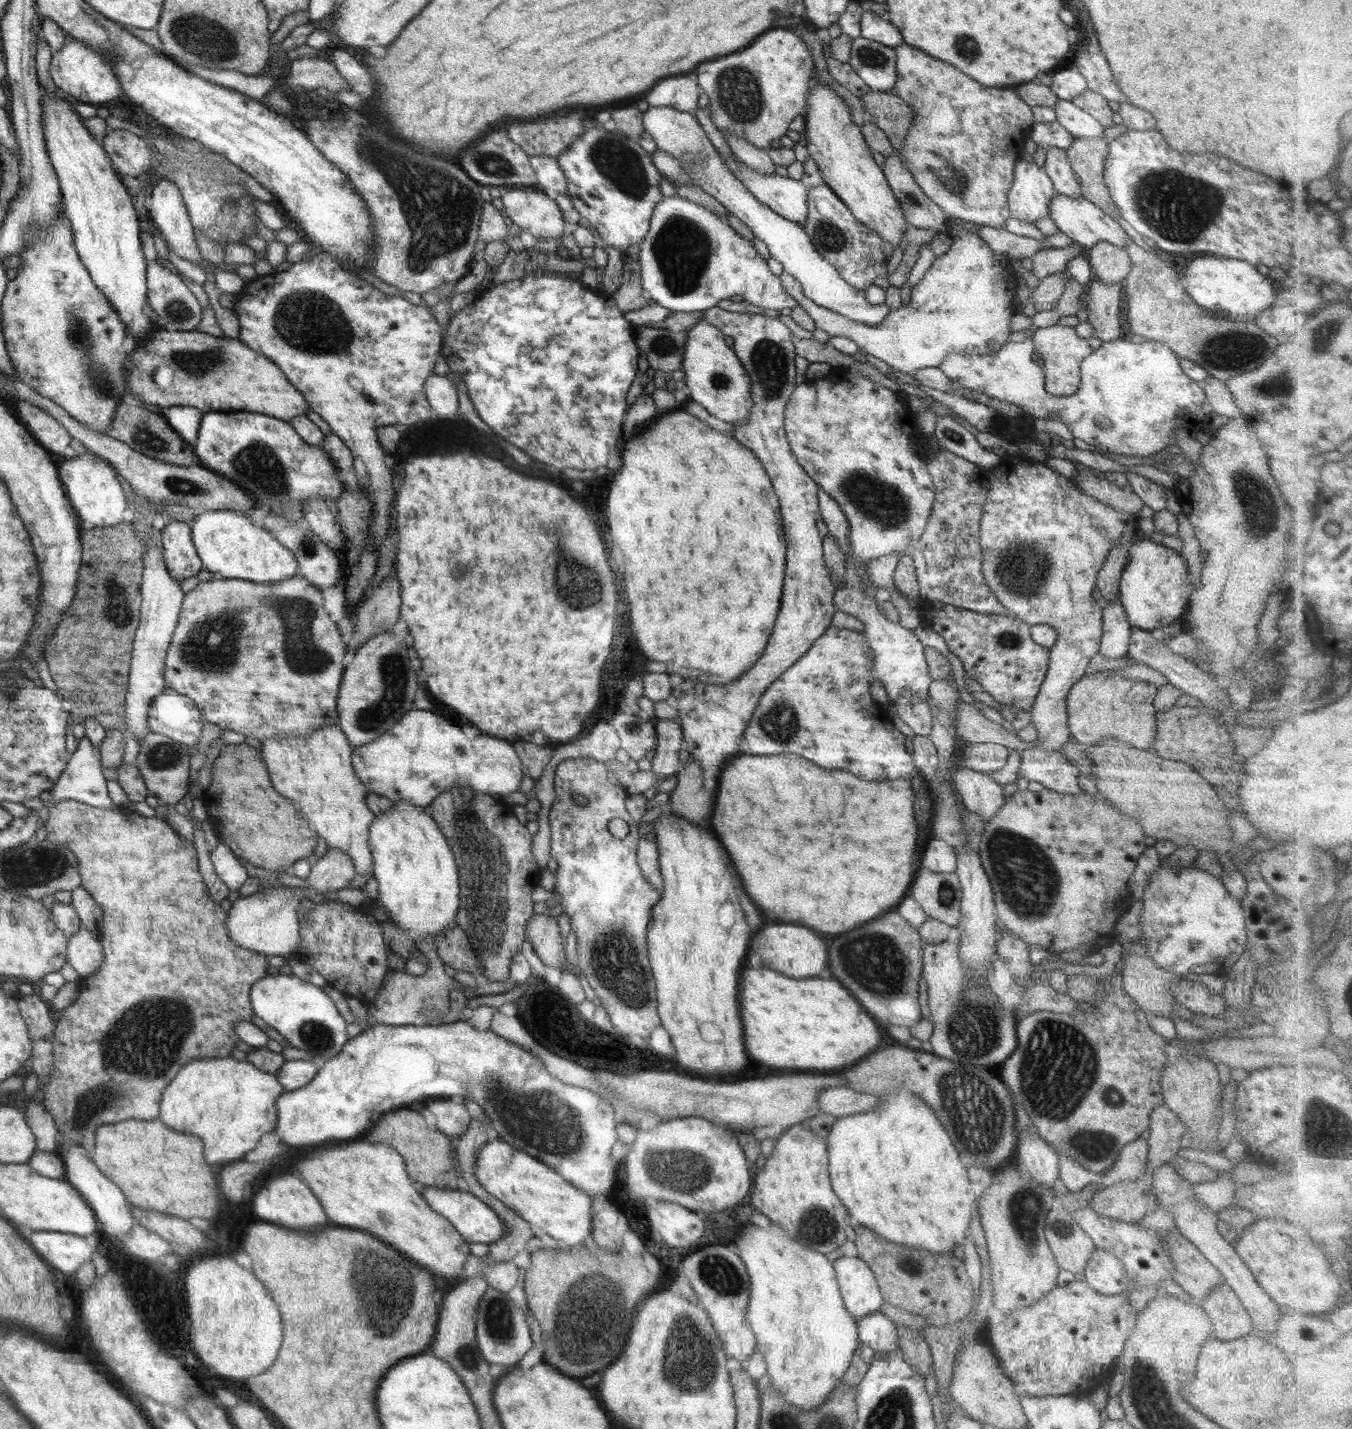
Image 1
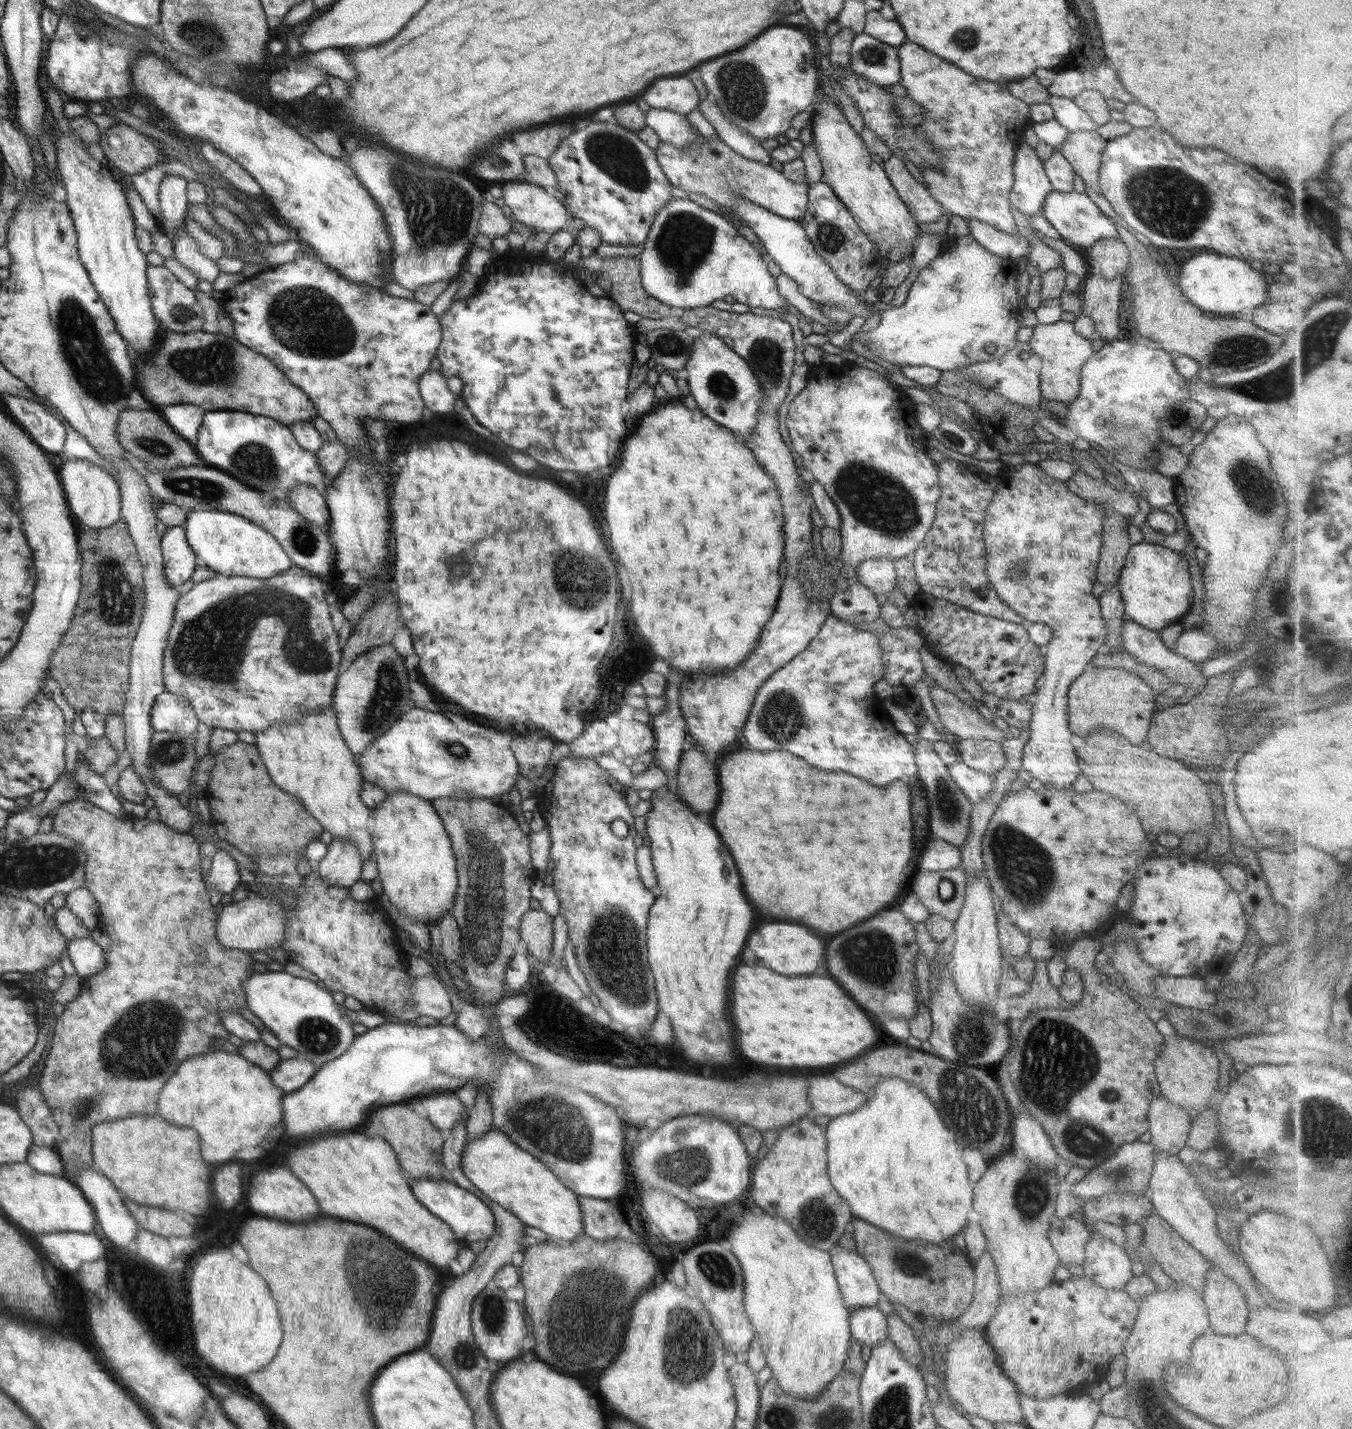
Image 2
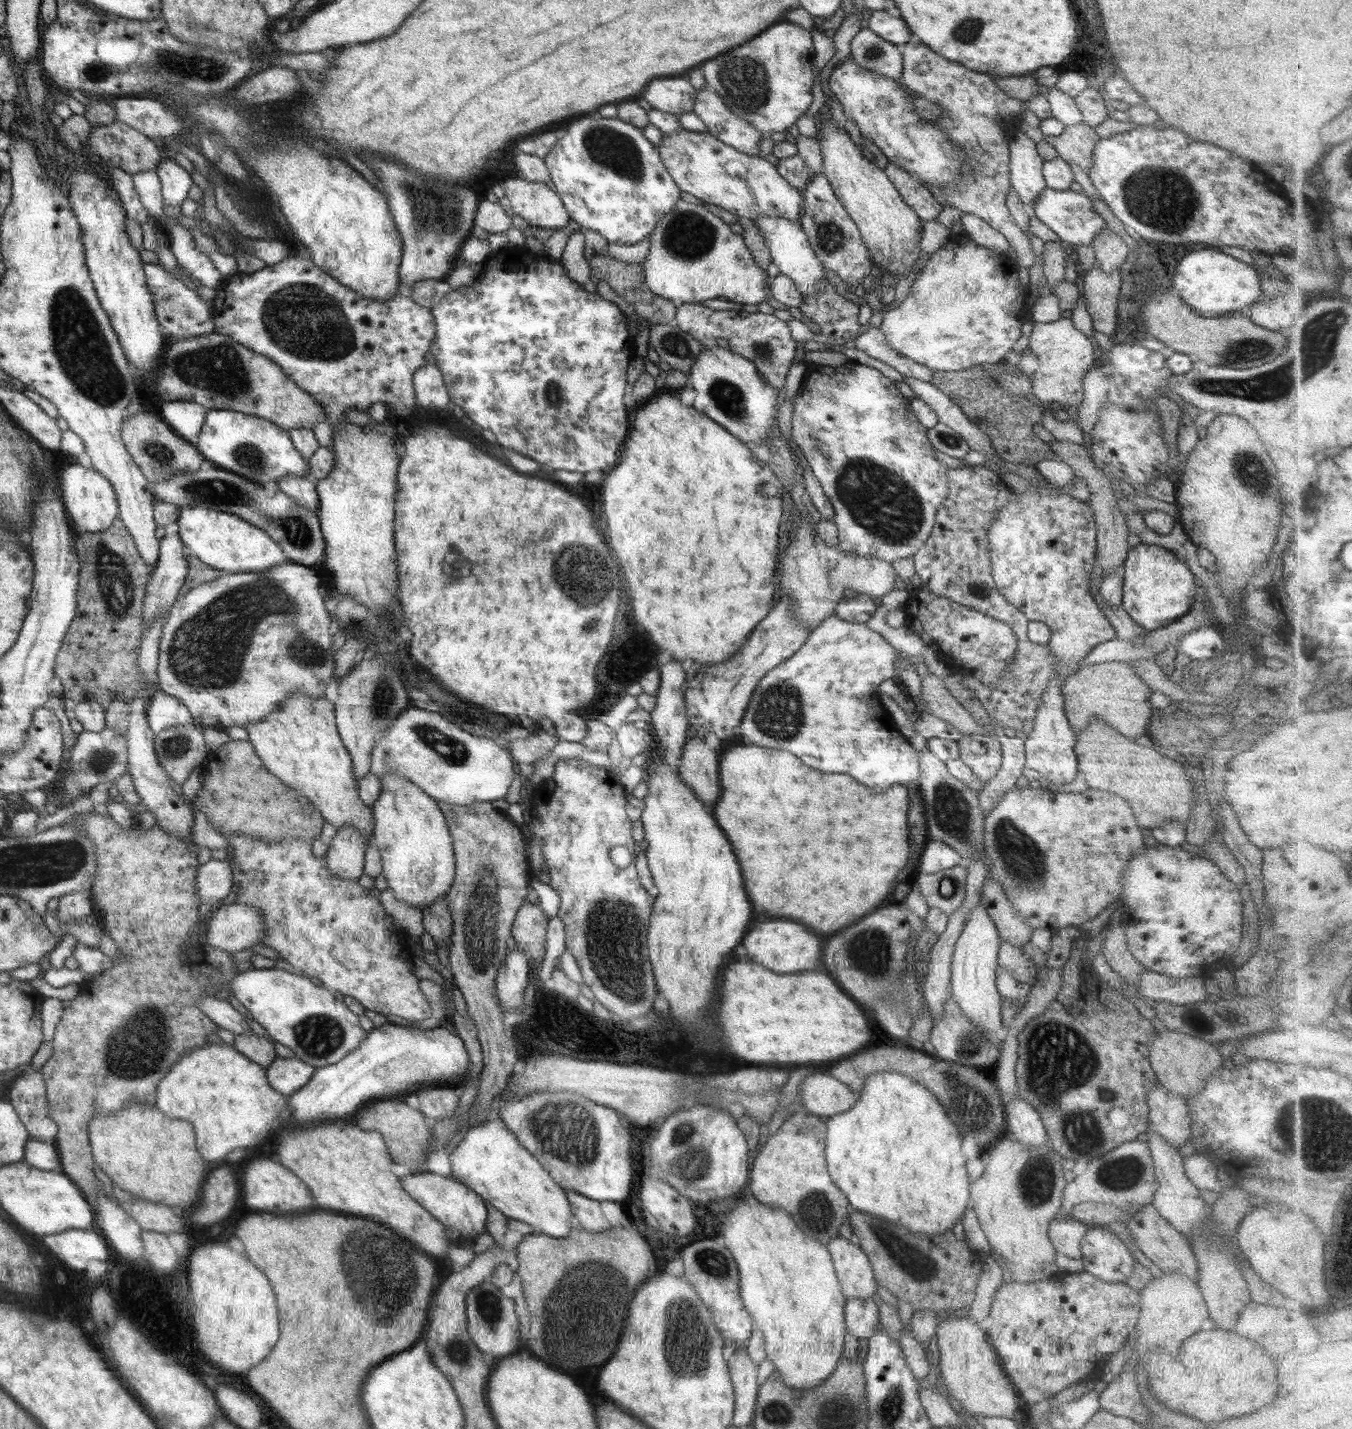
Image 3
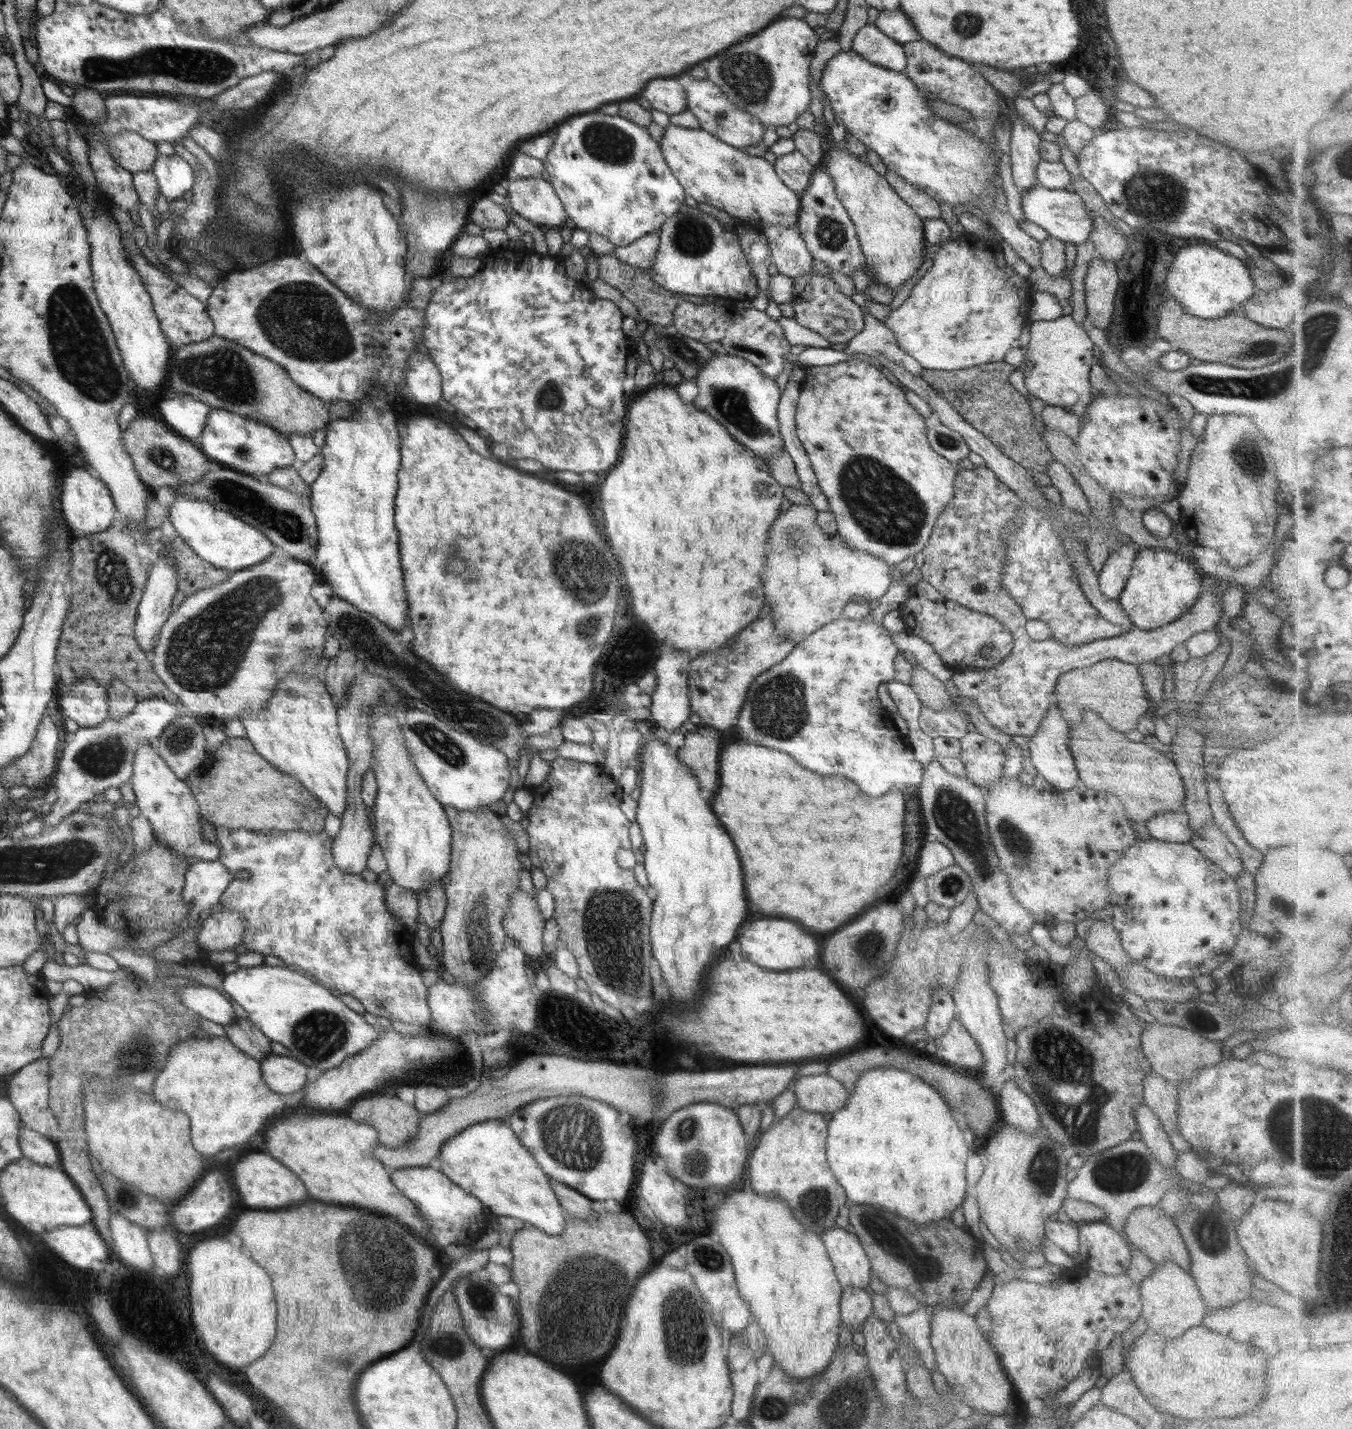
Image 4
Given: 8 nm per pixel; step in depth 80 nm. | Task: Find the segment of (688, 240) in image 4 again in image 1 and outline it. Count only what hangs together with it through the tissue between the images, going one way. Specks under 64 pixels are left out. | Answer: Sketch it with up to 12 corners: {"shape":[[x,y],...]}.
{"shape":[[663,197],[639,247],[643,290],[671,311],[742,296],[799,305],[751,241]]}

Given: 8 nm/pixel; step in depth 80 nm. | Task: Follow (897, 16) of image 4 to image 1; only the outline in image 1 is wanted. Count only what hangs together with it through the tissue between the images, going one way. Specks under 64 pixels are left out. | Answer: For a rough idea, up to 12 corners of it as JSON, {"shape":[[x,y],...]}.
{"shape":[[866,10],[861,36],[896,49],[904,43],[898,28]]}

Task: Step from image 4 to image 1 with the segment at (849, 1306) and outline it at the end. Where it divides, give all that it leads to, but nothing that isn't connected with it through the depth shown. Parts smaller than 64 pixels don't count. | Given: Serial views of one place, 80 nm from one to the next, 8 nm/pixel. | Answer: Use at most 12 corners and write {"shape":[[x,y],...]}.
{"shape":[[880,1311],[856,1321],[857,1340],[876,1354],[899,1349],[897,1325]]}

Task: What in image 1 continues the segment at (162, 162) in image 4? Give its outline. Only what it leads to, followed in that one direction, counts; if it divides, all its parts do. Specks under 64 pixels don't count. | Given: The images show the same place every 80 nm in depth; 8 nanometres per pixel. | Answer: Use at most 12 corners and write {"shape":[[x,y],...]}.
{"shape":[[159,179],[147,197],[153,226],[174,254],[218,266],[200,255],[175,182]]}

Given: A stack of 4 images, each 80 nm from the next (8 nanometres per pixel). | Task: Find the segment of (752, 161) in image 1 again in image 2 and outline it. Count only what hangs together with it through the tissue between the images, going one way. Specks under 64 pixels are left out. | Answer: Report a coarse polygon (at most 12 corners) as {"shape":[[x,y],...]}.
{"shape":[[709,95],[698,110],[718,138],[745,156],[770,163],[771,154],[759,140],[722,114]]}

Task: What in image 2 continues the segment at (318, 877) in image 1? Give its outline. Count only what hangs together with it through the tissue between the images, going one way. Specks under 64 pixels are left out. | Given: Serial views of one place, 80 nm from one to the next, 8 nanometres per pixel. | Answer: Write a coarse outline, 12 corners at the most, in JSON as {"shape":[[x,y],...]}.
{"shape":[[335,838],[319,863],[329,885],[361,880],[363,858],[348,839]]}

